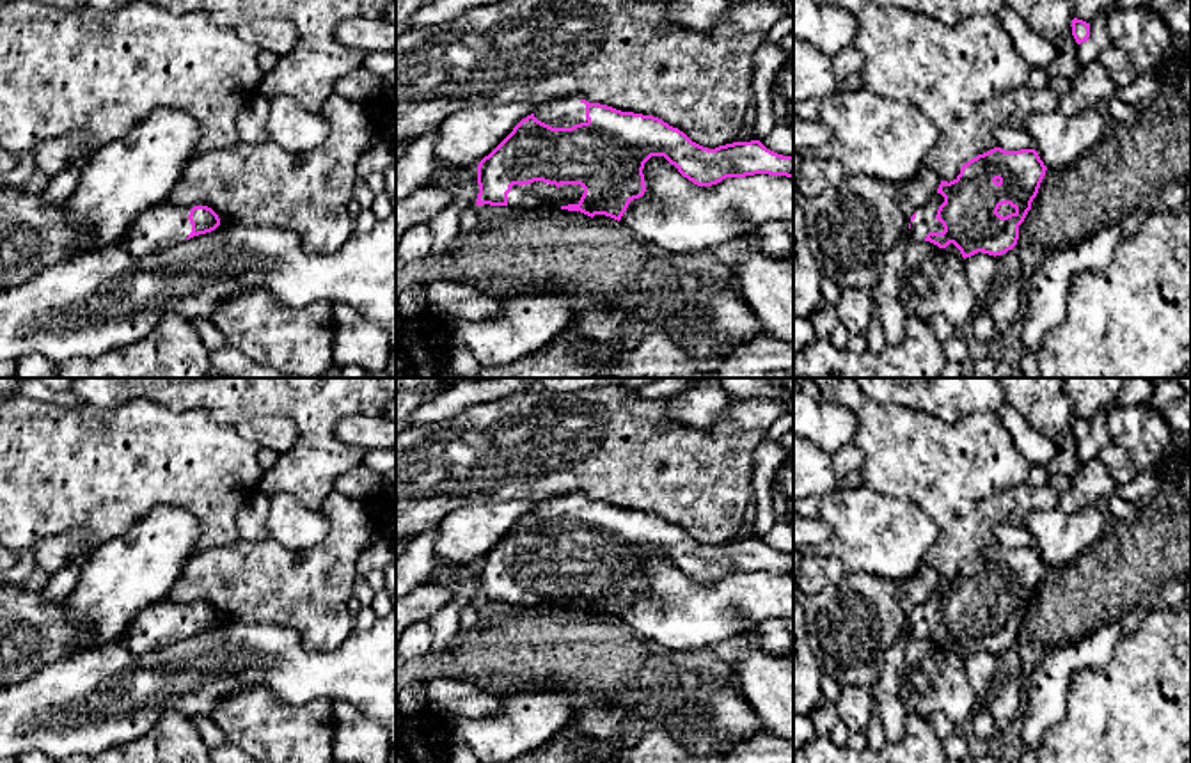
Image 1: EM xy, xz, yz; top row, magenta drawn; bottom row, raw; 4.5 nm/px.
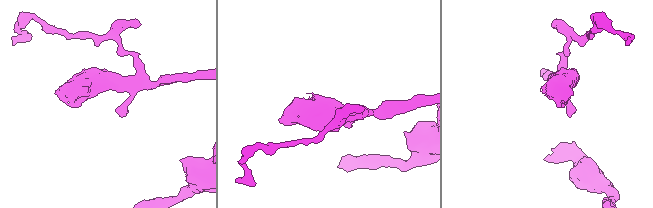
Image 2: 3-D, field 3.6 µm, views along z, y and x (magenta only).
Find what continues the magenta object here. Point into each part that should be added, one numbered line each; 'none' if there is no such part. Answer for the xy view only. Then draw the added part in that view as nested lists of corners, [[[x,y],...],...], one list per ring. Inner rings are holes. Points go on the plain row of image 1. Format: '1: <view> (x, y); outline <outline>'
1: xy (164, 623); outline [[[163,598],[140,610],[122,633],[122,642],[133,655],[146,655],[186,639],[192,630],[188,603]]]

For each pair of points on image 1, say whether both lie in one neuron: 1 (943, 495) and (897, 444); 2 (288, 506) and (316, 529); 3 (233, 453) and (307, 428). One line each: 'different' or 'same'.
1: same
2: same
3: different

